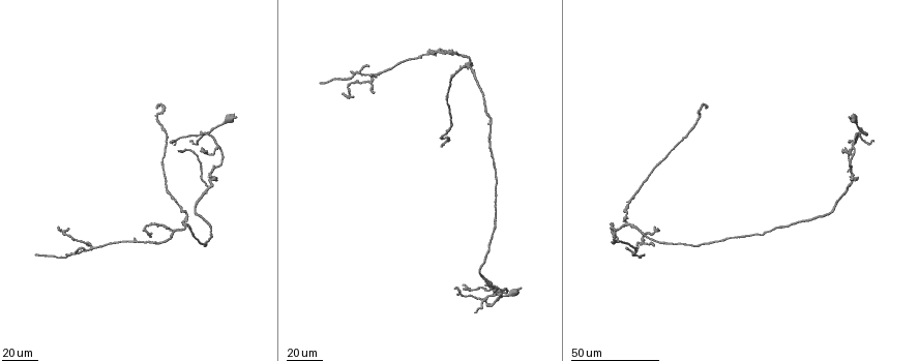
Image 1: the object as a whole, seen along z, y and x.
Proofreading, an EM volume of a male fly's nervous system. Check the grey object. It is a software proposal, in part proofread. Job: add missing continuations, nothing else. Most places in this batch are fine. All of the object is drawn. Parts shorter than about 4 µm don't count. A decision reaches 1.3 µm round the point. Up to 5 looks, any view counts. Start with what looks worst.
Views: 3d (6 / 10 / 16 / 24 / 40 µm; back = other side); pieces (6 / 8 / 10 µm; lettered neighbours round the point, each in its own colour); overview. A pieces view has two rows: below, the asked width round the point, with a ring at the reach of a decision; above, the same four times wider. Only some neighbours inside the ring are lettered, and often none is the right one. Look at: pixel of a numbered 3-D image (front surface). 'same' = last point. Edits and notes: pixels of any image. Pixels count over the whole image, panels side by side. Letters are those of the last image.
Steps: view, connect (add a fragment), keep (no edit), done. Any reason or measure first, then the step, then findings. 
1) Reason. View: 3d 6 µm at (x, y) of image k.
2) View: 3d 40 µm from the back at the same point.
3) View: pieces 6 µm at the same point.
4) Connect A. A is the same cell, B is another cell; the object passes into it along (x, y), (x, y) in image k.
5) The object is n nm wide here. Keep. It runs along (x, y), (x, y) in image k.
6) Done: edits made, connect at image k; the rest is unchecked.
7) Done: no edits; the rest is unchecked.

Free end. View: 3d 24 µm at (320, 82) of image 1.

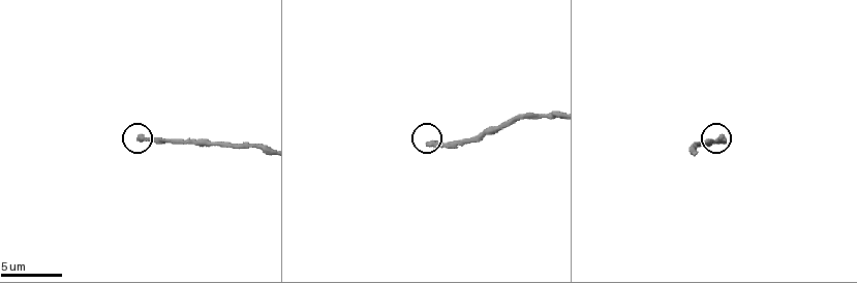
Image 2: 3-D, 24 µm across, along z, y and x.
View: pieces 10 µm at (138, 137) of image 2.

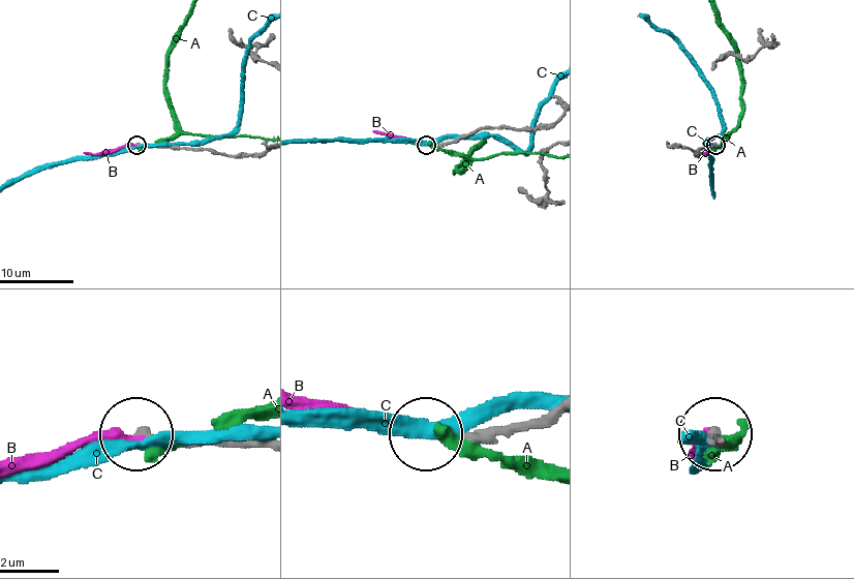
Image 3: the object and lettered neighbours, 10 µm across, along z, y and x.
Connect B. B is the same cell, A and C are other cells; the object passes into it along (508, 425), (392, 432), (303, 407) in image 3; the neuron continues.

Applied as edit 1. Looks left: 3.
View: overview.

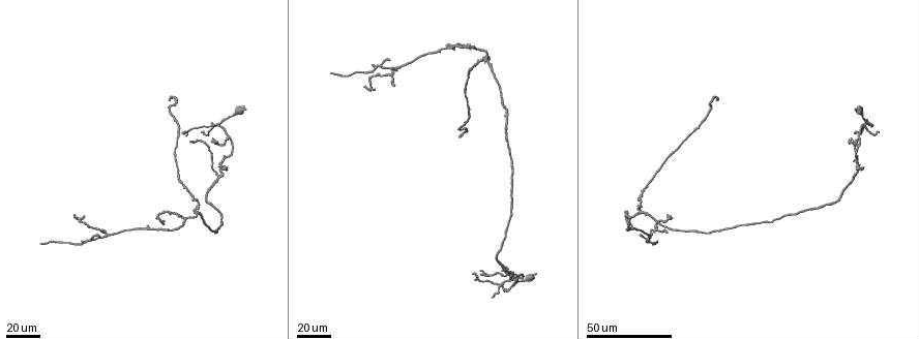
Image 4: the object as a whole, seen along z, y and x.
Free end. View: 3d 40 µm at (331, 71) of image 4.

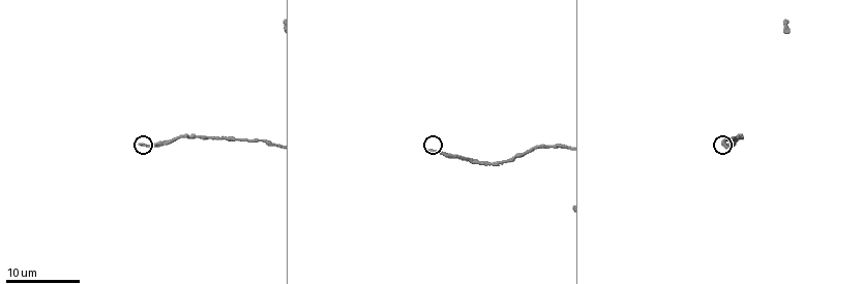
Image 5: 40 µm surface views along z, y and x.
What lies round it. View: pieces 6 µm at (431, 151) of image 5.

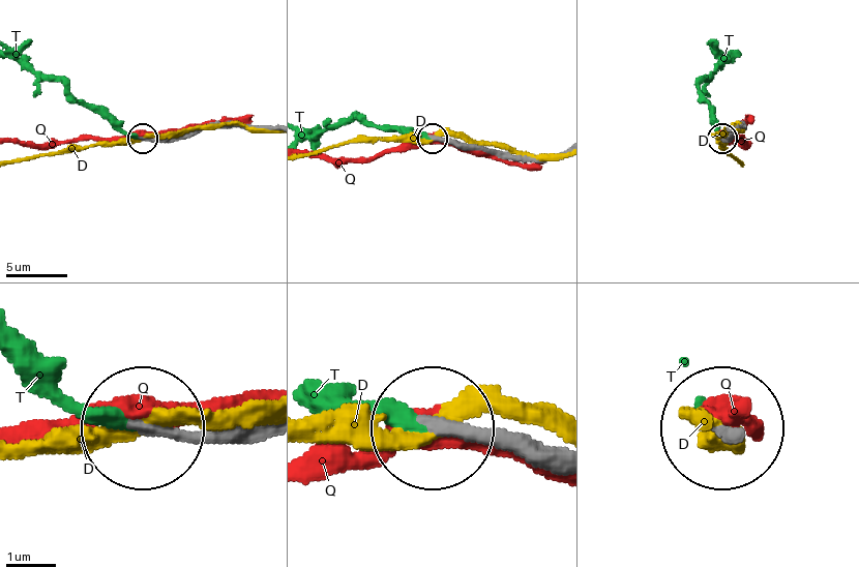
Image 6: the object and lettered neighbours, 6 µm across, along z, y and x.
Connect T. T is the same cell, D and Q are other cells; it goes on there.

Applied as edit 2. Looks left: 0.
Done: edits made, connect at image 3, connect at image 6; the rest is unchecked.

